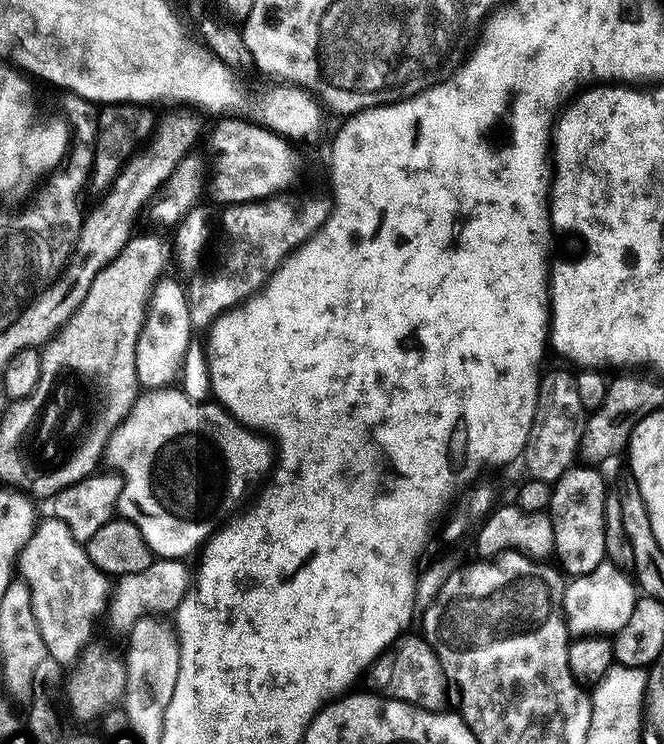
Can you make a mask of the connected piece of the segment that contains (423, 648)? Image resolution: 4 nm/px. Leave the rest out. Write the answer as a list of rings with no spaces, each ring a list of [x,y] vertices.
[[[405,634],[396,641],[391,651],[384,652],[372,664],[370,677],[377,684],[381,693],[387,694],[394,700],[405,700],[408,704],[416,704],[419,708],[430,708],[440,710],[445,707],[444,699],[450,696],[450,685],[448,677],[444,674],[444,667],[440,665],[440,660],[434,654],[434,650],[424,641],[423,635]]]

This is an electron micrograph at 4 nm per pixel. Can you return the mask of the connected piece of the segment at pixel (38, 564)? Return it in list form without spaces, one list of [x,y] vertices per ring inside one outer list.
[[[41,519],[32,529],[31,538],[20,551],[18,572],[32,590],[34,618],[49,657],[72,666],[93,643],[96,619],[109,611],[110,580],[106,573],[94,566],[94,562],[90,562],[85,545],[73,538],[66,522],[47,519]]]

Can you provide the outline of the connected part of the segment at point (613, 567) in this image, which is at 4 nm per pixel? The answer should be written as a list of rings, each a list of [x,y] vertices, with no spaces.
[[[602,563],[590,574],[575,577],[564,589],[564,614],[568,618],[569,633],[587,636],[620,632],[634,613],[637,599],[638,588],[633,577],[619,564]]]

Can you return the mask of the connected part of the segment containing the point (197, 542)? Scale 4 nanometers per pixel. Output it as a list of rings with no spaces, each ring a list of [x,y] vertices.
[[[169,386],[137,395],[128,417],[112,432],[106,449],[106,460],[112,463],[109,465],[124,479],[119,515],[142,530],[142,538],[160,558],[188,558],[192,551],[195,553],[217,528],[241,511],[240,503],[249,499],[248,491],[255,489],[274,467],[273,445],[268,445],[259,431],[247,428],[219,403],[195,404],[178,389]]]

